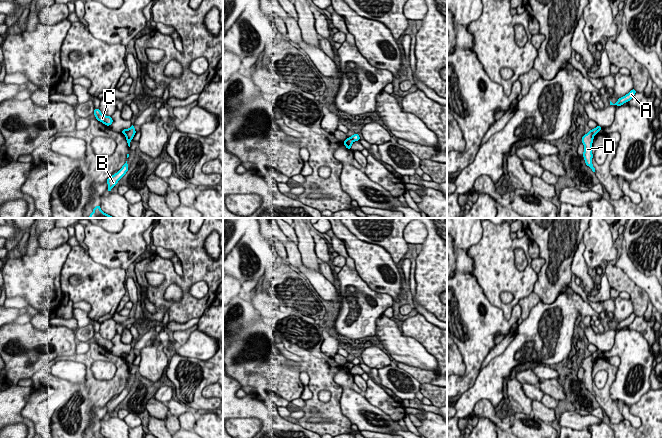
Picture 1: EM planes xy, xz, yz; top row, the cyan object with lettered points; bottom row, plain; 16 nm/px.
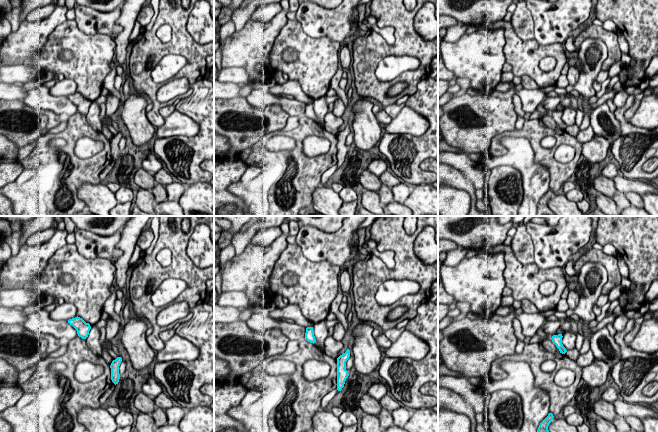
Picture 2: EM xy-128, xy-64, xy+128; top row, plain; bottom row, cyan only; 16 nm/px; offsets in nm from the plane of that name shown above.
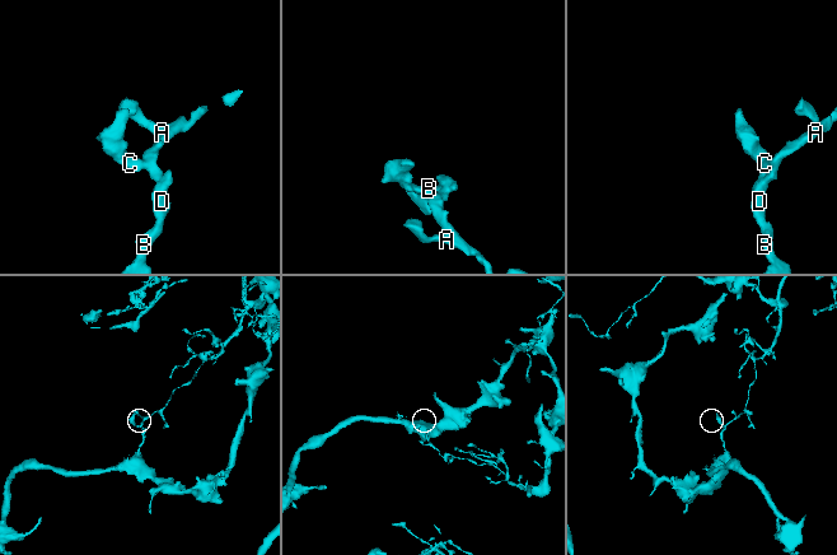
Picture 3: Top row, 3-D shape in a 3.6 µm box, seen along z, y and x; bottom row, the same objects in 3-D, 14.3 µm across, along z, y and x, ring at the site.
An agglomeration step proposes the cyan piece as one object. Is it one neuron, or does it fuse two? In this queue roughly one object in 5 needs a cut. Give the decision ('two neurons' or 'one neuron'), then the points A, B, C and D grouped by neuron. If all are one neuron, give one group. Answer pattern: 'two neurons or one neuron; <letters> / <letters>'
two neurons; A C / B D

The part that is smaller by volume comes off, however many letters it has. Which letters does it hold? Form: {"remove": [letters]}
{"remove": ["A", "C"]}

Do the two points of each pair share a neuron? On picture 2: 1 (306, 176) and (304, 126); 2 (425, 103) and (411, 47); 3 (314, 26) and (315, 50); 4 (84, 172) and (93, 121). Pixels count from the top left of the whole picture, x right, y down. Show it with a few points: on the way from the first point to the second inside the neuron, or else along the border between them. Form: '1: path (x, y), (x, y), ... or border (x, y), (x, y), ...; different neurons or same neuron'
1: path (301, 164), (299, 162), (299, 138); same neuron
2: border (426, 76), (417, 84), (417, 90), (410, 96); different neurons
3: border (299, 21), (308, 35), (328, 37), (338, 42); different neurons
4: border (85, 116), (86, 121), (96, 131), (102, 133); different neurons

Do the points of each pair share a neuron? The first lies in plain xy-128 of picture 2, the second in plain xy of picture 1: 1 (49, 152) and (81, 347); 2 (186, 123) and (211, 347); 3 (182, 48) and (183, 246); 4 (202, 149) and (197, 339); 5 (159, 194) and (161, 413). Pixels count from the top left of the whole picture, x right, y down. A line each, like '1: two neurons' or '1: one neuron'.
1: two neurons
2: one neuron
3: one neuron
4: two neurons
5: two neurons

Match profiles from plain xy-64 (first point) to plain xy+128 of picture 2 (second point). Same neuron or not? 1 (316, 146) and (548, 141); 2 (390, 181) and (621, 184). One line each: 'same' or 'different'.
1: same
2: same

